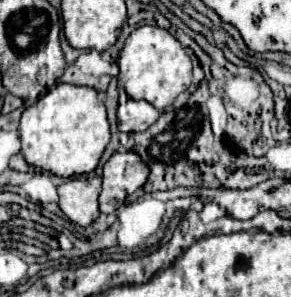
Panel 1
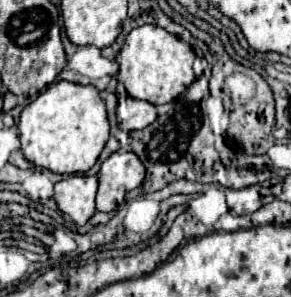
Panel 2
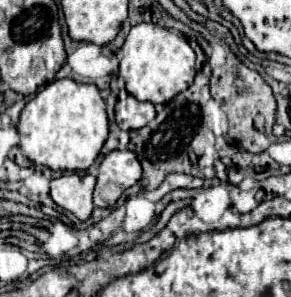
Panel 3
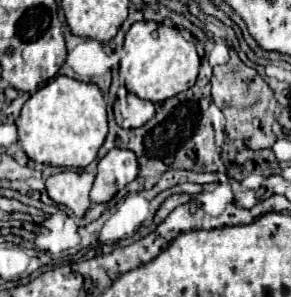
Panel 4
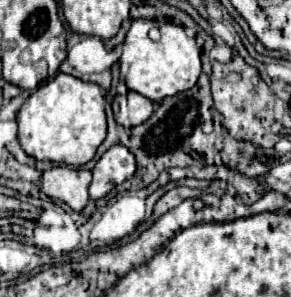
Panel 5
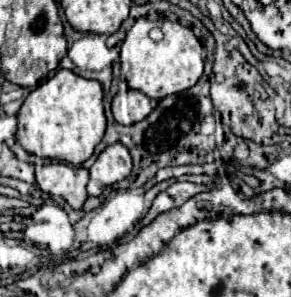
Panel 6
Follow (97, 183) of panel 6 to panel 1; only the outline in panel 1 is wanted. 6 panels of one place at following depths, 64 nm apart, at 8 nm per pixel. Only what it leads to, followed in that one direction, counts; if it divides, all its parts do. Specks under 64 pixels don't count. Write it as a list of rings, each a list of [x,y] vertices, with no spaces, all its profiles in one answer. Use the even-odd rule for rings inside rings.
[[[116,152],[104,166],[100,212],[116,212],[128,194],[144,186],[148,174],[148,164],[136,152]]]

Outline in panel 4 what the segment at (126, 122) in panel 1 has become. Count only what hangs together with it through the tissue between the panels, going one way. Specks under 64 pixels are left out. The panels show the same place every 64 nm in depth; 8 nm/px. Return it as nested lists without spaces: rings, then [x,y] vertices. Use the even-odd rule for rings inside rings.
[[[128,92],[124,98],[116,100],[114,116],[122,128],[140,128],[154,116],[154,104]]]

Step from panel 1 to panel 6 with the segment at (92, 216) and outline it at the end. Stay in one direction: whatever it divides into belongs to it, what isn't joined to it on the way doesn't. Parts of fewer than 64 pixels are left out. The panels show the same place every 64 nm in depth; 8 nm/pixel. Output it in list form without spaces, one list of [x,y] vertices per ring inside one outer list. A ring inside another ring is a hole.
[[[52,162],[36,168],[36,182],[42,192],[64,198],[74,210],[80,210],[88,198],[88,170],[68,162]]]

